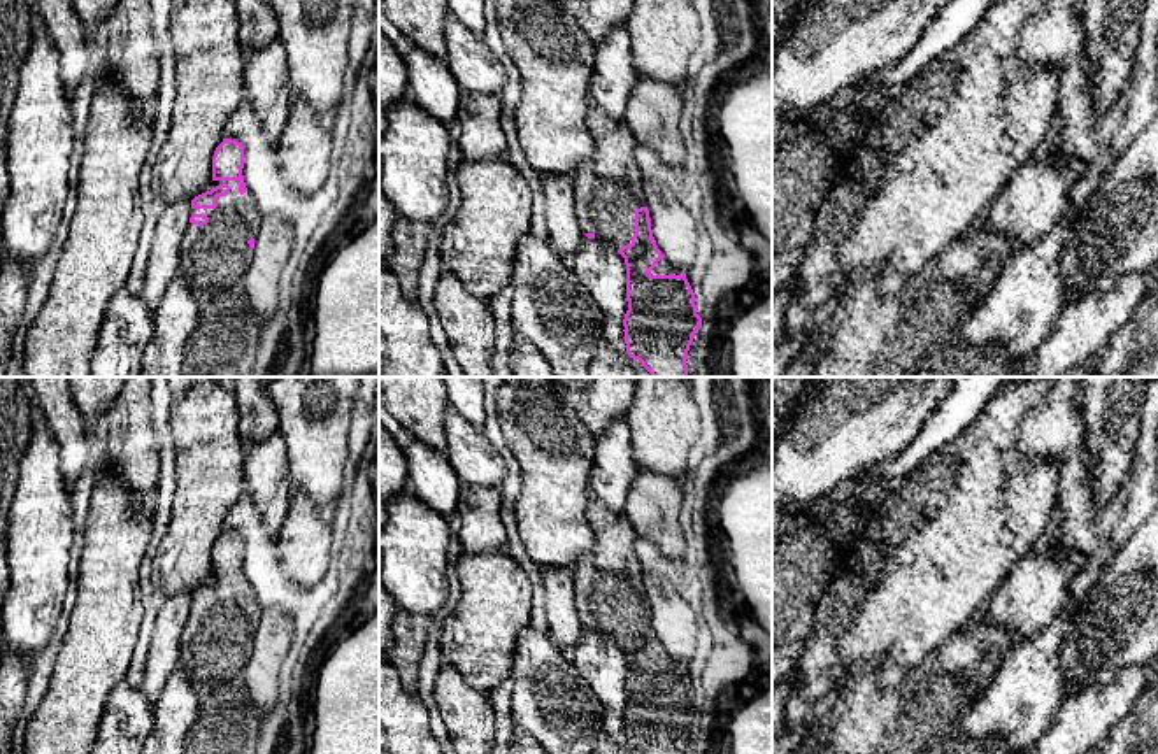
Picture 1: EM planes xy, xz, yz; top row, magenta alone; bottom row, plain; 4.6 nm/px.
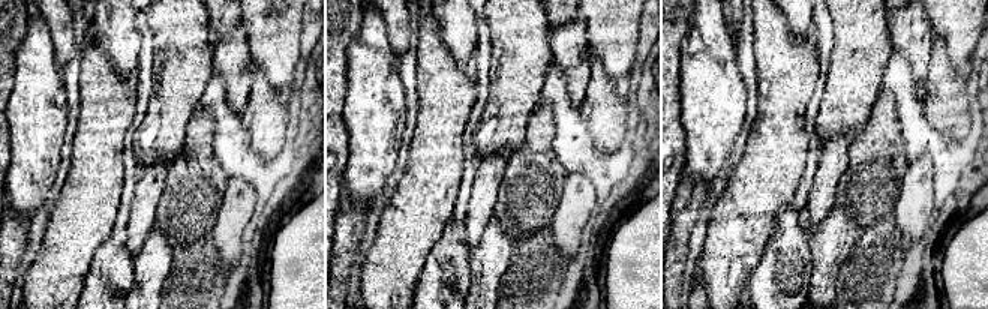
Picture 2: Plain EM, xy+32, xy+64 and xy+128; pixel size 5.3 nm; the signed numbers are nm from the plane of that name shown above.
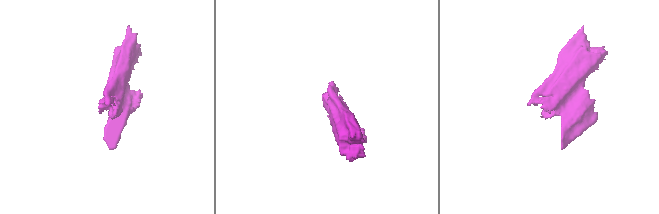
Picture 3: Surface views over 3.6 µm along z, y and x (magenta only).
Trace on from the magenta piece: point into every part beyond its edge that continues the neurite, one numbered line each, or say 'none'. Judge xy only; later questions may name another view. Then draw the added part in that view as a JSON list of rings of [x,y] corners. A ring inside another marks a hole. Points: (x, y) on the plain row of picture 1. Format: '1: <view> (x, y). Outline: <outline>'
1: xy (214, 649). Outline: [[[212,573],[212,580],[228,577],[226,589],[218,589],[216,601],[191,601],[191,607],[204,607],[209,615],[204,619],[188,615],[188,622],[181,633],[181,659],[179,670],[184,672],[197,693],[214,693],[223,686],[244,684],[244,666],[251,656],[251,640],[247,633],[260,622],[263,608],[260,607],[256,594],[249,582],[244,587],[239,586],[239,573]]]

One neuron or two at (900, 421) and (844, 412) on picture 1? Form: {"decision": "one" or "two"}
{"decision": "one"}

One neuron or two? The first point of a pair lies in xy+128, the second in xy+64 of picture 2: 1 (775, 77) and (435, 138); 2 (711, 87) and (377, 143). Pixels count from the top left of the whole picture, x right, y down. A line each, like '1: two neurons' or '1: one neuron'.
1: one neuron
2: one neuron

